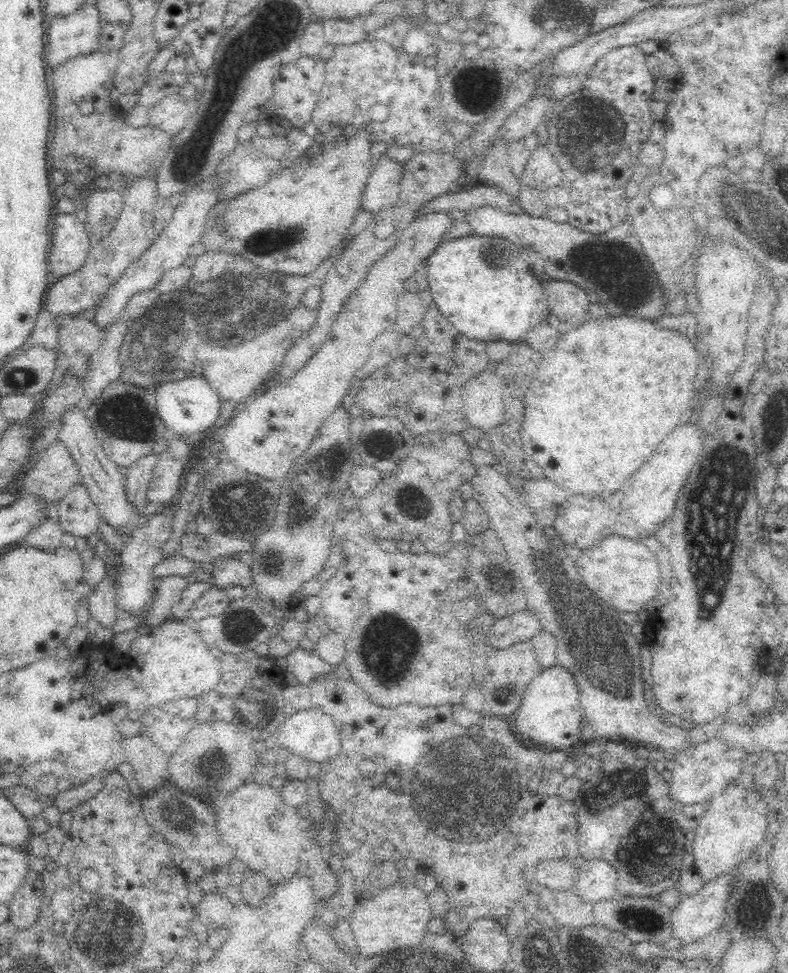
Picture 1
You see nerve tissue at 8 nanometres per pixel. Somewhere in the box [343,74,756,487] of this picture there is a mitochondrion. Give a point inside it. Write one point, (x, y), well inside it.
(592, 131)

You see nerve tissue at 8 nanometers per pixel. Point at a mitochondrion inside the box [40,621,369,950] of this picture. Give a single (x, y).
(178, 816)

